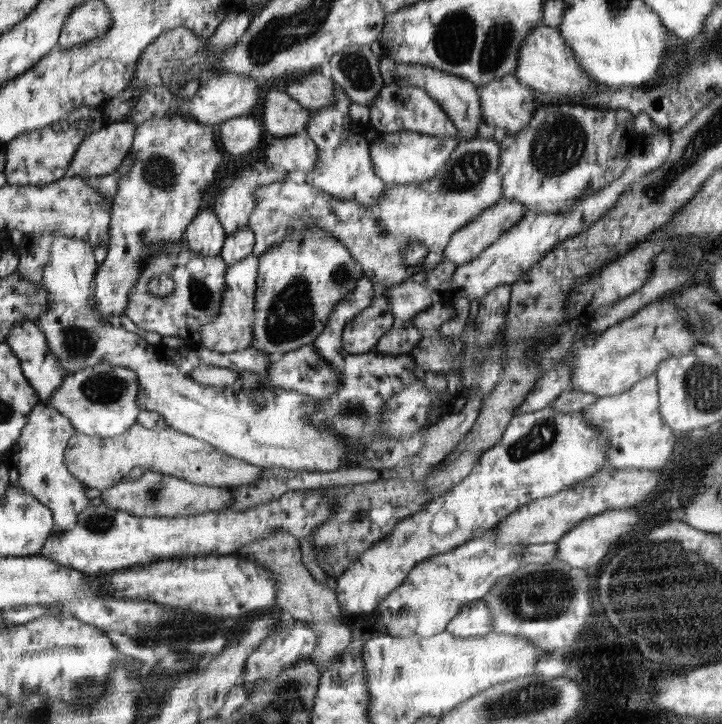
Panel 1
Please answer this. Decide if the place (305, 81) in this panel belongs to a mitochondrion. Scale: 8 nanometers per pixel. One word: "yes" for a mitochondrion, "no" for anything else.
no

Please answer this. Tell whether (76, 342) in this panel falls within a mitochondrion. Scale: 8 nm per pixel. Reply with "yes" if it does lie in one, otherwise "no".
yes

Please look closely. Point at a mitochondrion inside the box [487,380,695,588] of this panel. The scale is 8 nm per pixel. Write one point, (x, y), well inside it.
(542, 435)

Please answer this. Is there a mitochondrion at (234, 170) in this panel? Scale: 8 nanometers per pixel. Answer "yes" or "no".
no

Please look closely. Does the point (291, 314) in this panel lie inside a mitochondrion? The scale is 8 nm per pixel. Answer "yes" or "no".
yes

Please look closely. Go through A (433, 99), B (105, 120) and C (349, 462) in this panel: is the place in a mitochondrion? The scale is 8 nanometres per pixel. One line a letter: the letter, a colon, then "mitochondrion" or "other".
A: other
B: other
C: other

